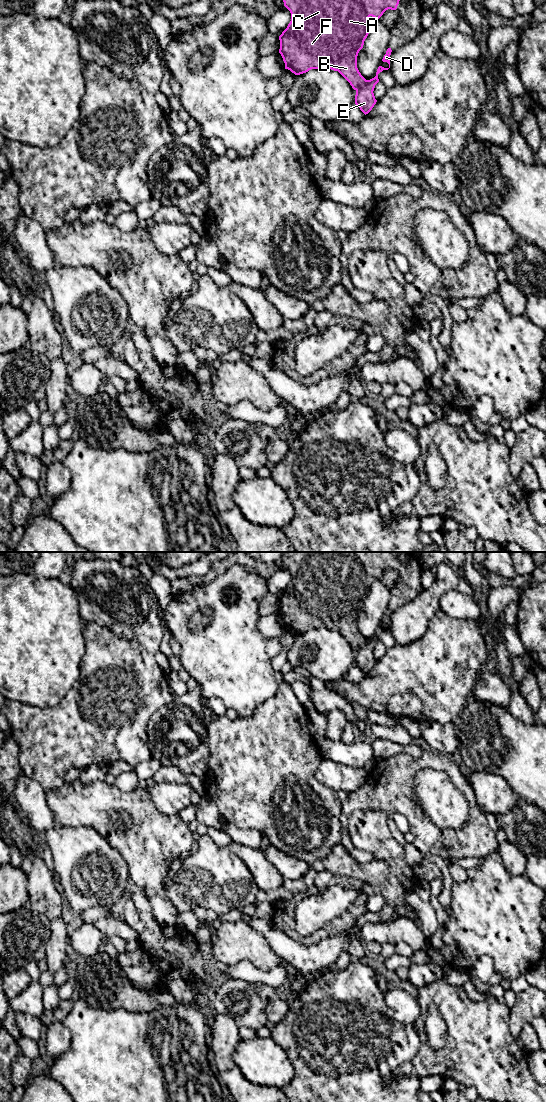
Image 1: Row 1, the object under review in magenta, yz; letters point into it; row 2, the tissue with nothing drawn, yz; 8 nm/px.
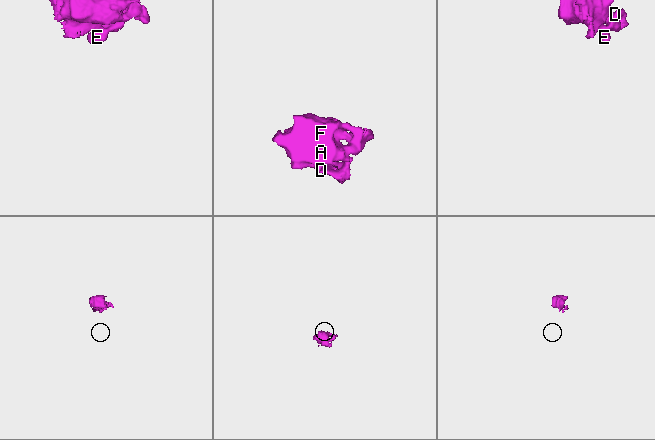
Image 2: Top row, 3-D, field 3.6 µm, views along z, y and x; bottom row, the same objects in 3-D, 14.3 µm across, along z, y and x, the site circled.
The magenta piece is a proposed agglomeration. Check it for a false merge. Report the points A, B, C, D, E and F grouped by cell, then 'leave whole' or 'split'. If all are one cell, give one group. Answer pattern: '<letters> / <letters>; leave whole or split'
A B C D E F; leave whole

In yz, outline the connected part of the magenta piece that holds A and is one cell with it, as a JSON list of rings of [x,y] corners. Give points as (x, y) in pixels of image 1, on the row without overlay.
[[[284,552],[282,556],[282,560],[284,562],[284,566],[291,573],[290,583],[288,584],[287,588],[282,592],[282,594],[279,596],[279,600],[280,600],[279,613],[281,614],[283,621],[285,623],[285,629],[290,630],[295,635],[300,635],[308,632],[311,629],[319,629],[321,627],[327,627],[331,630],[338,631],[350,643],[352,648],[356,651],[355,664],[360,668],[360,670],[365,675],[368,674],[377,662],[373,651],[375,645],[379,642],[378,634],[383,630],[388,630],[390,628],[390,615],[392,610],[391,608],[388,608],[386,614],[382,619],[383,622],[387,622],[389,624],[389,627],[384,628],[382,626],[379,626],[376,632],[376,636],[370,640],[366,640],[359,632],[357,628],[357,616],[359,611],[363,608],[364,601],[367,598],[371,588],[371,584],[369,583],[369,577],[372,576],[375,579],[379,579],[386,570],[388,569],[396,570],[400,561],[400,552]]]

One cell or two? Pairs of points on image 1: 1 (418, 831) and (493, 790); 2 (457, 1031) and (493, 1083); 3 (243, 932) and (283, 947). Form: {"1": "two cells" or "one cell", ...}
{"1": "two cells", "2": "one cell", "3": "two cells"}

